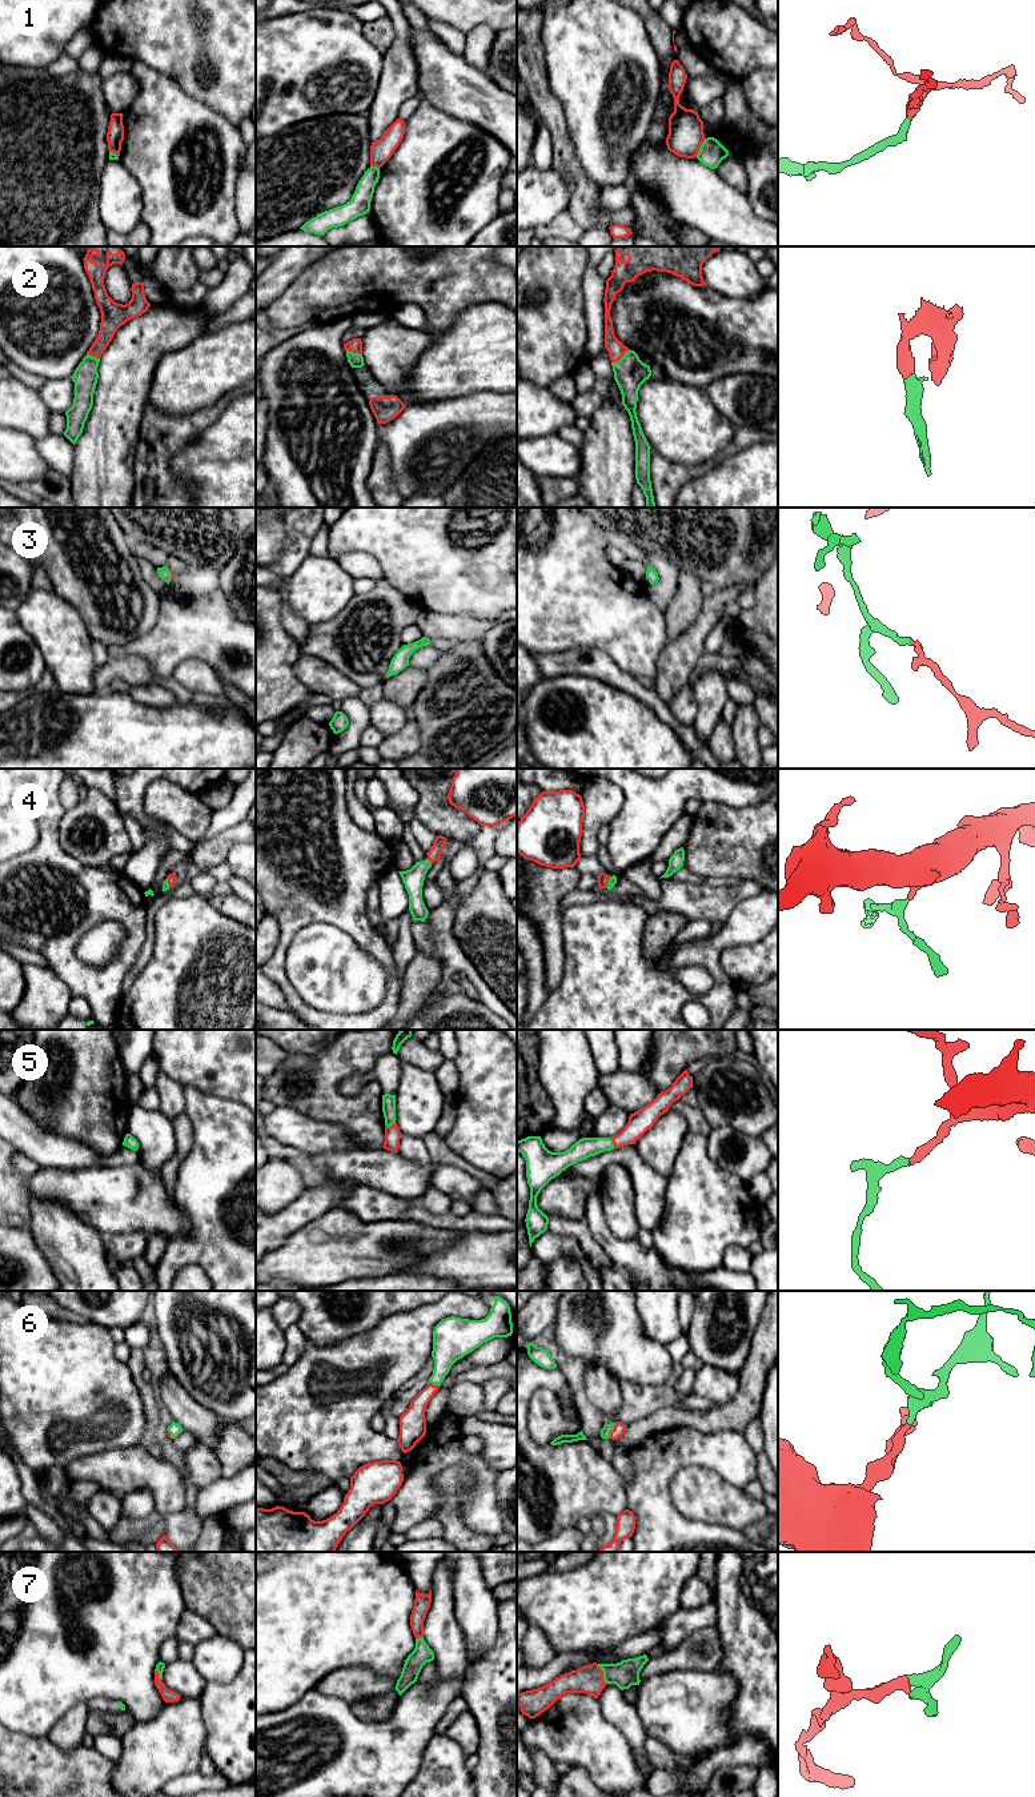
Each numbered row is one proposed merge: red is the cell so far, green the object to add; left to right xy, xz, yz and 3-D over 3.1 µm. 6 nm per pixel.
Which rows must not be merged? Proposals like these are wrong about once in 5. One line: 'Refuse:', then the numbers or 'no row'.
Refuse: 1

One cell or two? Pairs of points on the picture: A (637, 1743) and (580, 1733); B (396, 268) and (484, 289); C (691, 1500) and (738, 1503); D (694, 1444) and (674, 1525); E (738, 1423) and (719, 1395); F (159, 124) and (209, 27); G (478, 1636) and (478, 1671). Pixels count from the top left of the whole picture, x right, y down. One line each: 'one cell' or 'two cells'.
A: two cells
B: one cell
C: one cell
D: one cell
E: two cells
F: two cells
G: two cells

